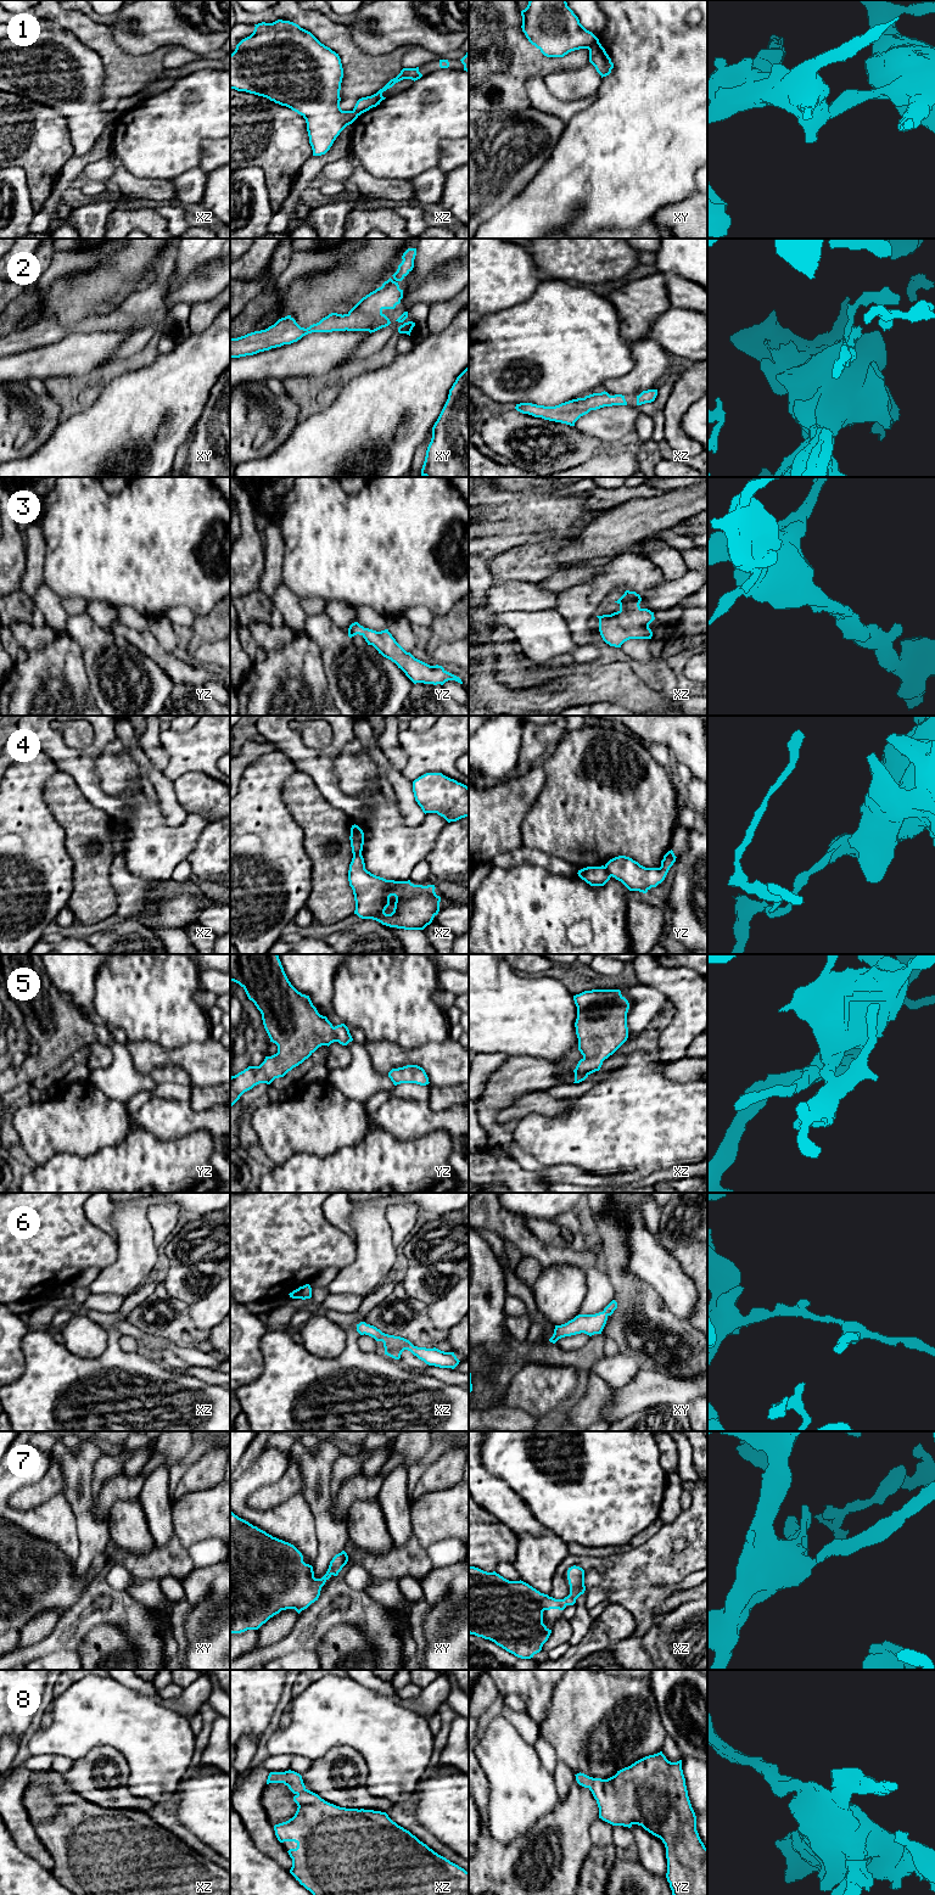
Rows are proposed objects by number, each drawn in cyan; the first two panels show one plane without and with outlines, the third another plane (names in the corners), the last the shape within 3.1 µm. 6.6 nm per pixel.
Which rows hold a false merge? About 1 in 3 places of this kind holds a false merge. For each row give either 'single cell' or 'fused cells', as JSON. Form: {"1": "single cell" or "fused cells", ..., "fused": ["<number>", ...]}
{"1": "fused cells", "2": "single cell", "3": "single cell", "4": "fused cells", "5": "single cell", "6": "single cell", "7": "single cell", "8": "single cell", "fused": ["1", "4"]}

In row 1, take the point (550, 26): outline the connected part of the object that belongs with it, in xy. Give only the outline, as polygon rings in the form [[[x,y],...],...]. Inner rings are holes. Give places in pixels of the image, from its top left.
[[[530,0],[521,16],[521,28],[526,38],[547,57],[564,57],[571,51],[590,50],[599,44],[599,39],[580,23],[566,0]]]

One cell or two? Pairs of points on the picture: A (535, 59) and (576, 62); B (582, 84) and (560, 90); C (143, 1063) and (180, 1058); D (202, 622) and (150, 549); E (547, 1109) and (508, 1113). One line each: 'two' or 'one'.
A: one
B: one
C: one
D: two
E: one

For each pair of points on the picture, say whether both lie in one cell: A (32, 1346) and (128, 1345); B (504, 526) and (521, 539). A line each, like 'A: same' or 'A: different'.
A: different
B: same

